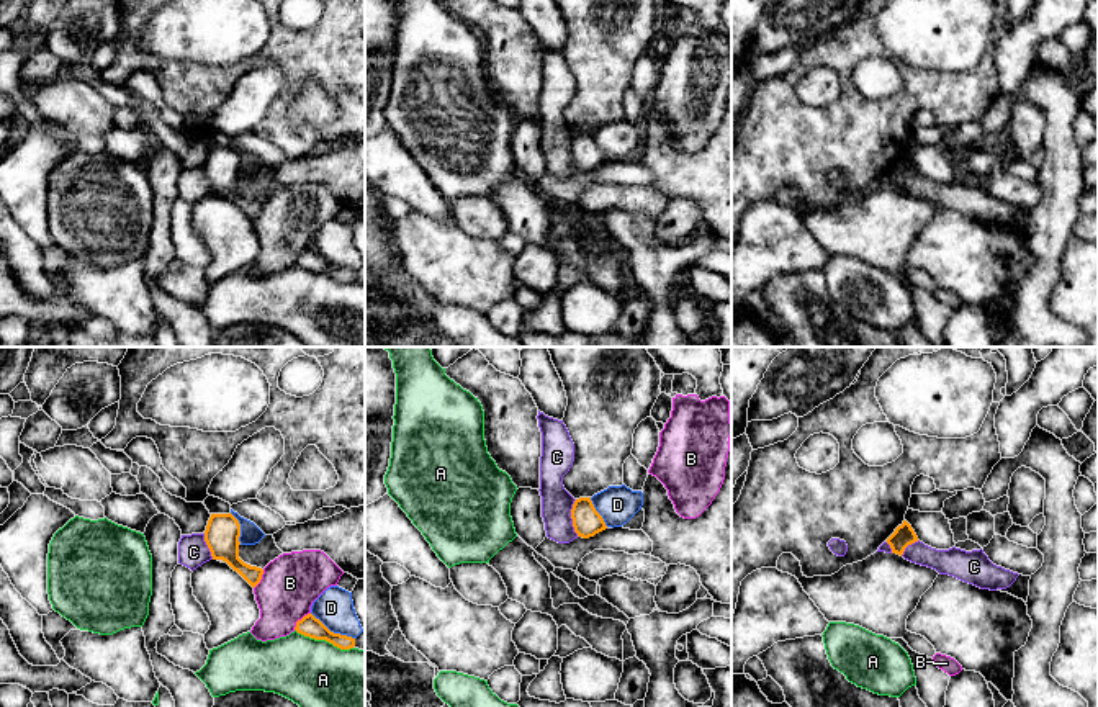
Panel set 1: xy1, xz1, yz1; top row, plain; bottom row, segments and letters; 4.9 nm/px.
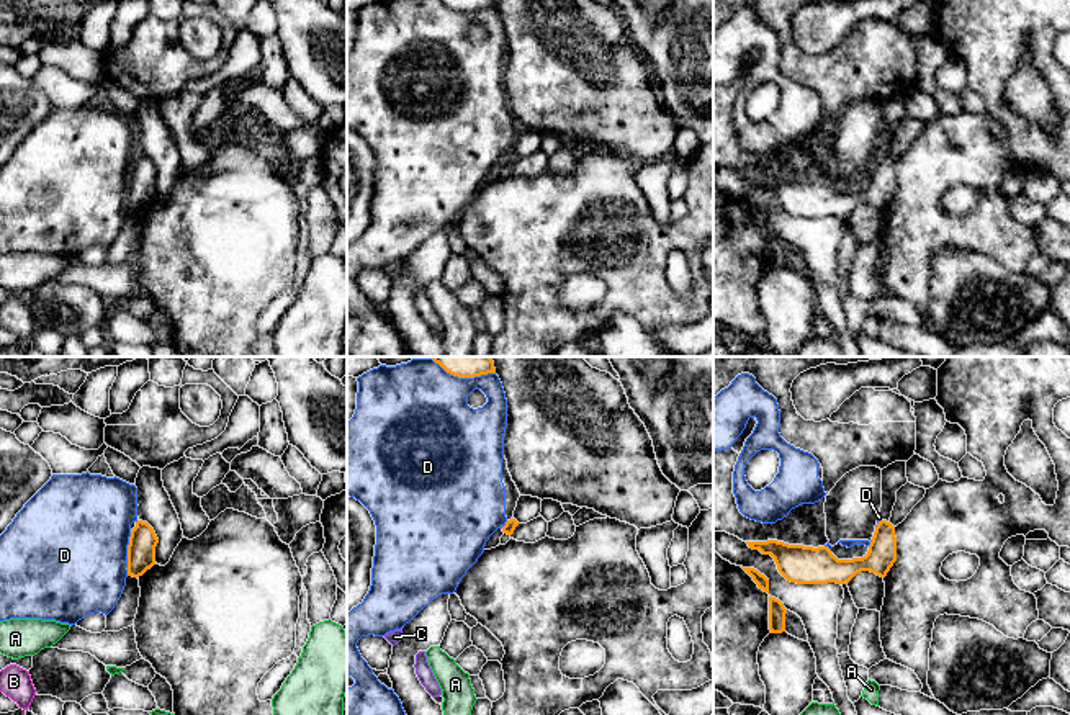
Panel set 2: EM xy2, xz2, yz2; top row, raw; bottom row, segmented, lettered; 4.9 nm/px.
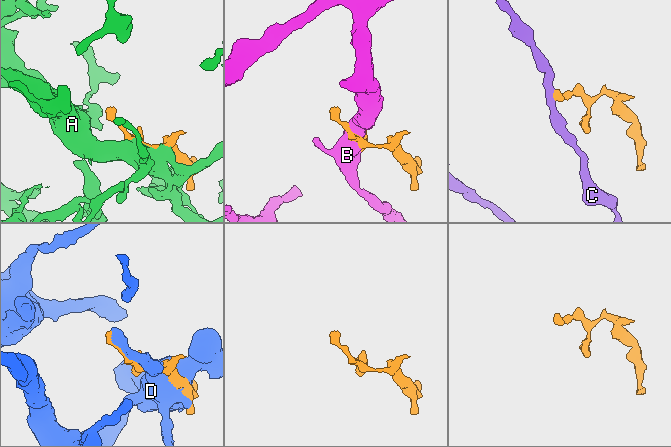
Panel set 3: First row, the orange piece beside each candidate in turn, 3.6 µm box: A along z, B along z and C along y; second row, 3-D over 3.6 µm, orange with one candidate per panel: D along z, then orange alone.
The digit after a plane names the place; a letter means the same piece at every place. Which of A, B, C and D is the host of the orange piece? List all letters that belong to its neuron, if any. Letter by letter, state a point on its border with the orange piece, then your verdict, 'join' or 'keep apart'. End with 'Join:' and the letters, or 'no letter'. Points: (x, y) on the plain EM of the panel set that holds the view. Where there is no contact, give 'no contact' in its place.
A: contact xy1 (324, 272); keep apart
B: contact xy1 (301, 252); keep apart
C: contact xz1 (571, 151); keep apart
D: contact xy2 (128, 187); keep apart
Join: no letter

